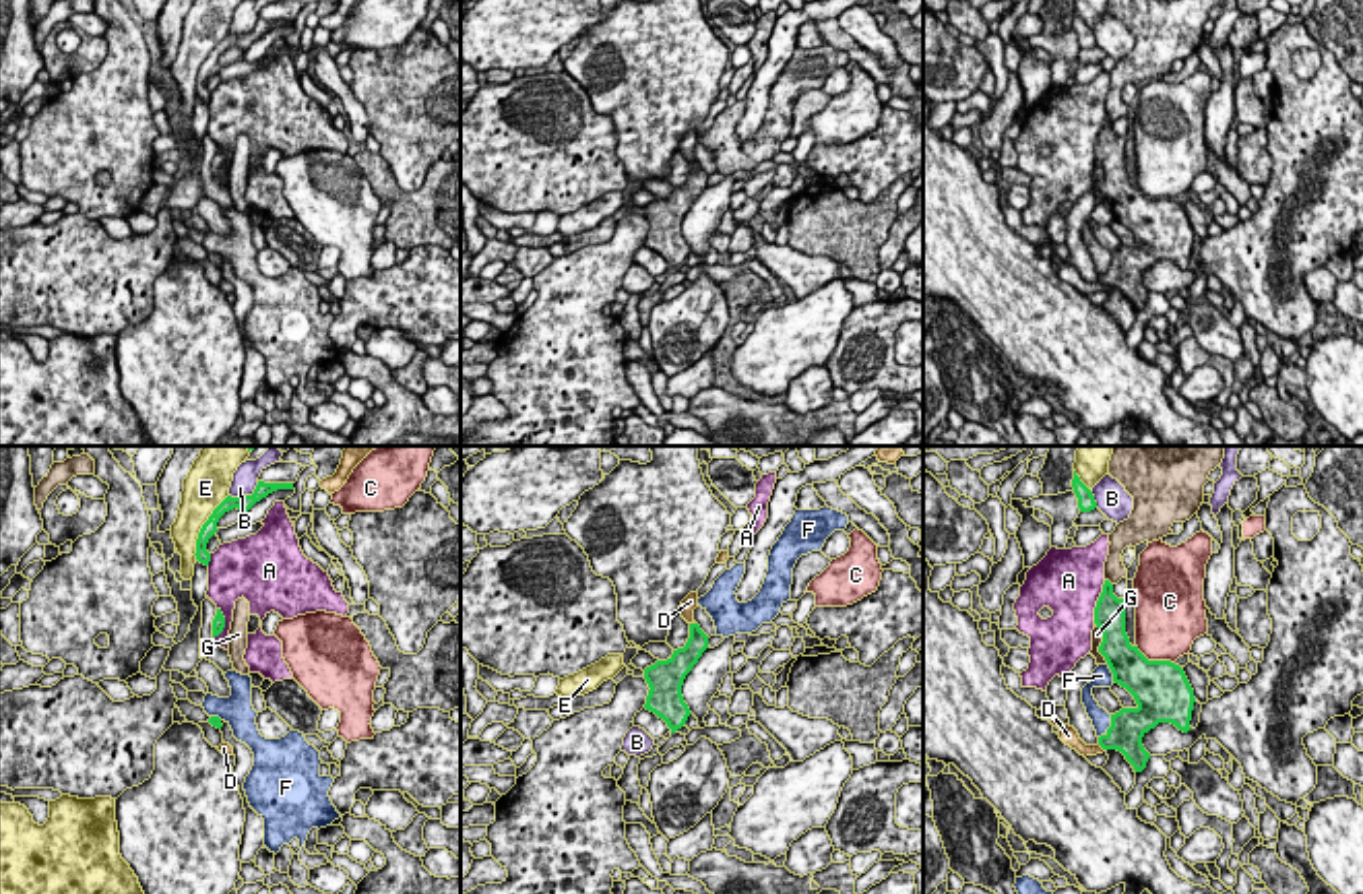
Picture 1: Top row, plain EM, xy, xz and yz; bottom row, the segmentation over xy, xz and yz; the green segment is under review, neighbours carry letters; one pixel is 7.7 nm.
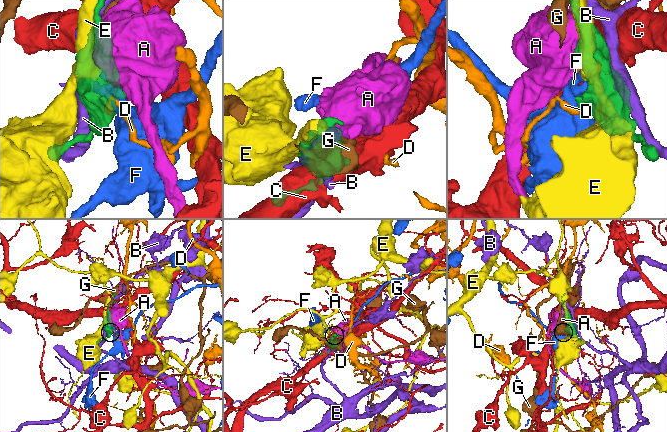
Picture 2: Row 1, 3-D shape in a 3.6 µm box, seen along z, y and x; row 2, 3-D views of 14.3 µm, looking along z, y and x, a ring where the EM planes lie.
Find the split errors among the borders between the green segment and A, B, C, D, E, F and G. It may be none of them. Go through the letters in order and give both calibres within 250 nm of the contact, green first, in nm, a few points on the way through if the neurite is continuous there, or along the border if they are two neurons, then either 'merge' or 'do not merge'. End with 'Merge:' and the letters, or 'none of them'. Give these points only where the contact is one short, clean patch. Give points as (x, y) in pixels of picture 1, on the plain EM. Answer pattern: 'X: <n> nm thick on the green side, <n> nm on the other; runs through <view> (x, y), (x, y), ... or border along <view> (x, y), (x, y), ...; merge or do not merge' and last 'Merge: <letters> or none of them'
A: 260 nm thick on the green side, 480 nm on the other; do not merge
B: 120 nm thick on the green side, 190 nm on the other; do not merge
C: 440 nm thick on the green side, 440 nm on the other; border along yz (1136, 182), (1149, 197), (1169, 197), (1174, 201); do not merge
D: 160 nm thick on the green side, 120 nm on the other; border along xz (690, 160), (694, 162); do not merge
E: 120 nm thick on the green side, 300 nm on the other; do not merge
F: 280 nm thick on the green side, 160 nm on the other; do not merge
G: 280 nm thick on the green side, 100 nm on the other; do not merge
Merge: none of them

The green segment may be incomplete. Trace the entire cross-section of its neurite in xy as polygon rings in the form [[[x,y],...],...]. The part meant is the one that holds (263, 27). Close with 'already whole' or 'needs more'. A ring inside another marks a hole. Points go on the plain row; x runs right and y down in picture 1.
[[[258,19],[256,27],[252,33],[244,33],[244,35],[231,35],[227,33],[209,54],[209,58],[202,62],[198,76],[196,76],[196,97],[204,103],[209,103],[211,99],[211,91],[207,89],[207,81],[209,76],[217,70],[217,60],[219,56],[237,45],[242,50],[248,50],[256,39],[260,39],[262,35],[266,35],[268,31],[277,29],[277,27],[293,27],[293,21],[264,21]]]; already whole

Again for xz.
[[[690,161],[690,175],[684,186],[673,188],[667,198],[657,198],[644,206],[648,233],[644,246],[667,260],[671,270],[682,266],[692,252],[682,233],[686,213],[708,186],[708,173],[698,161]]]; already whole

